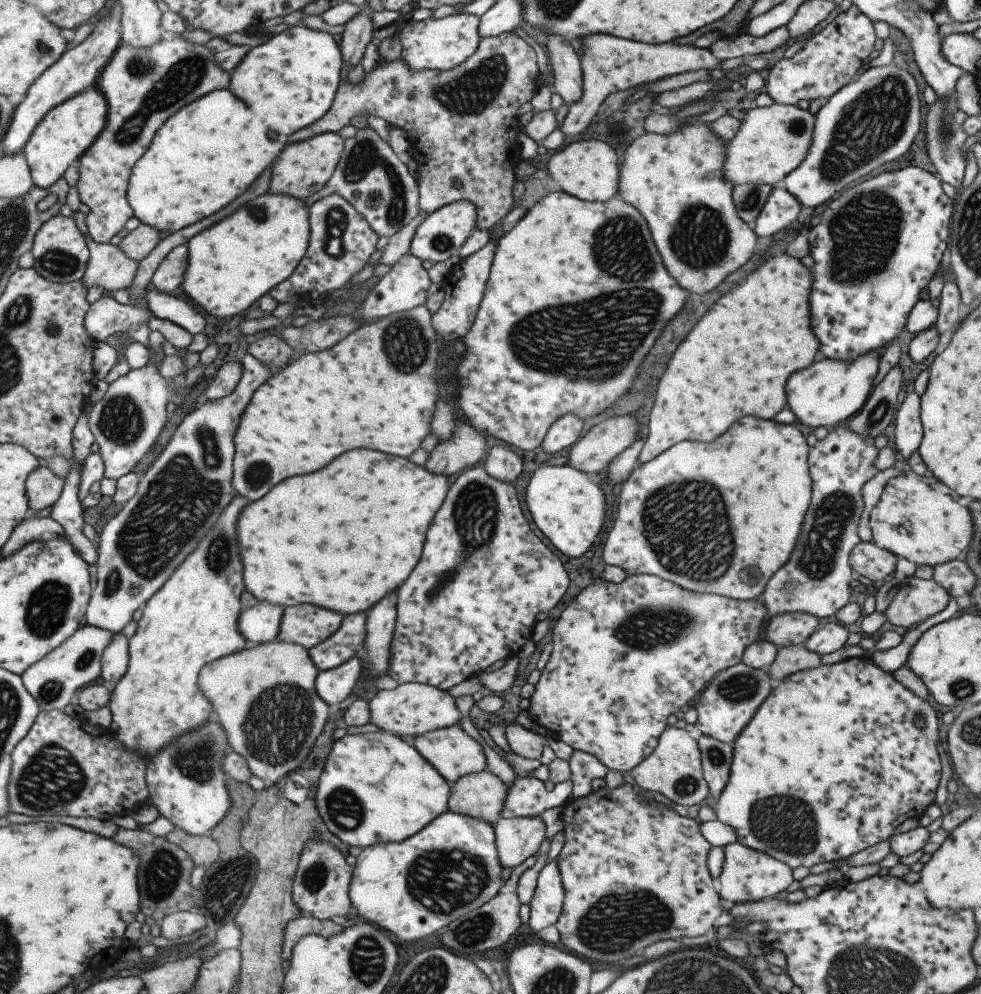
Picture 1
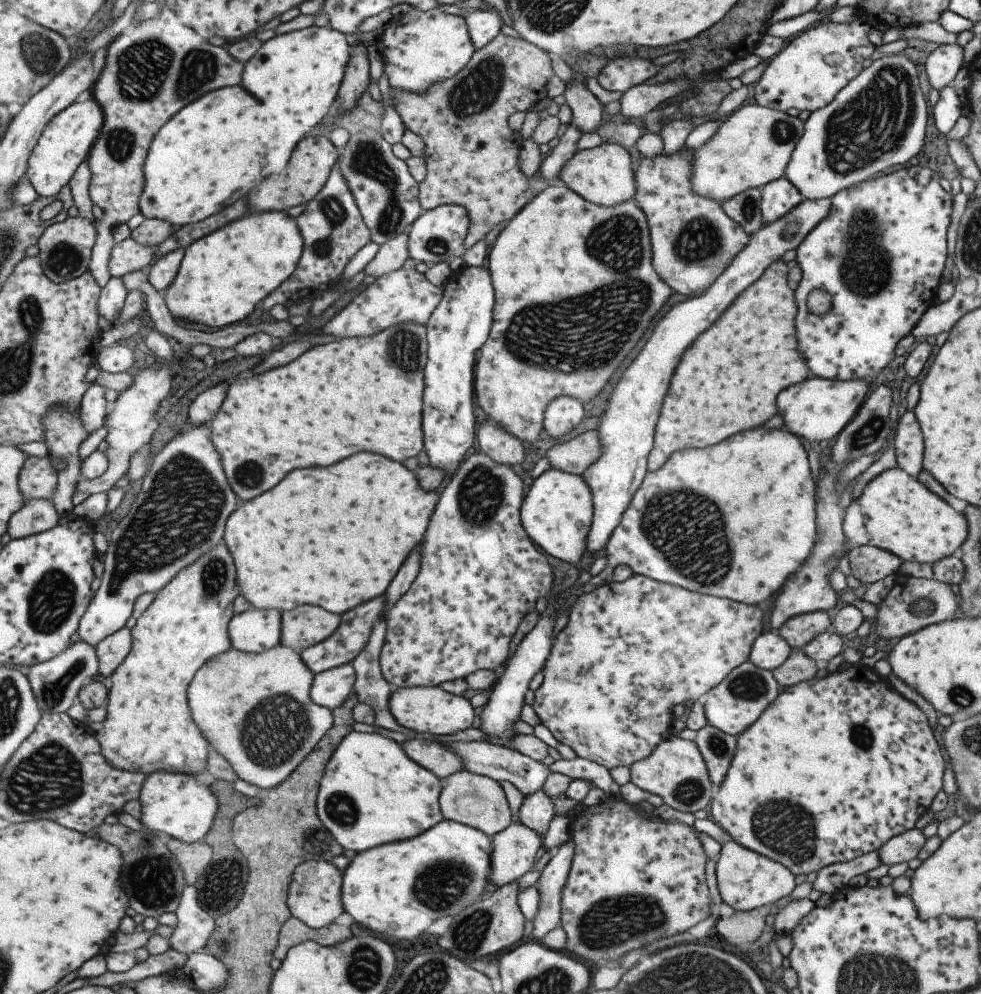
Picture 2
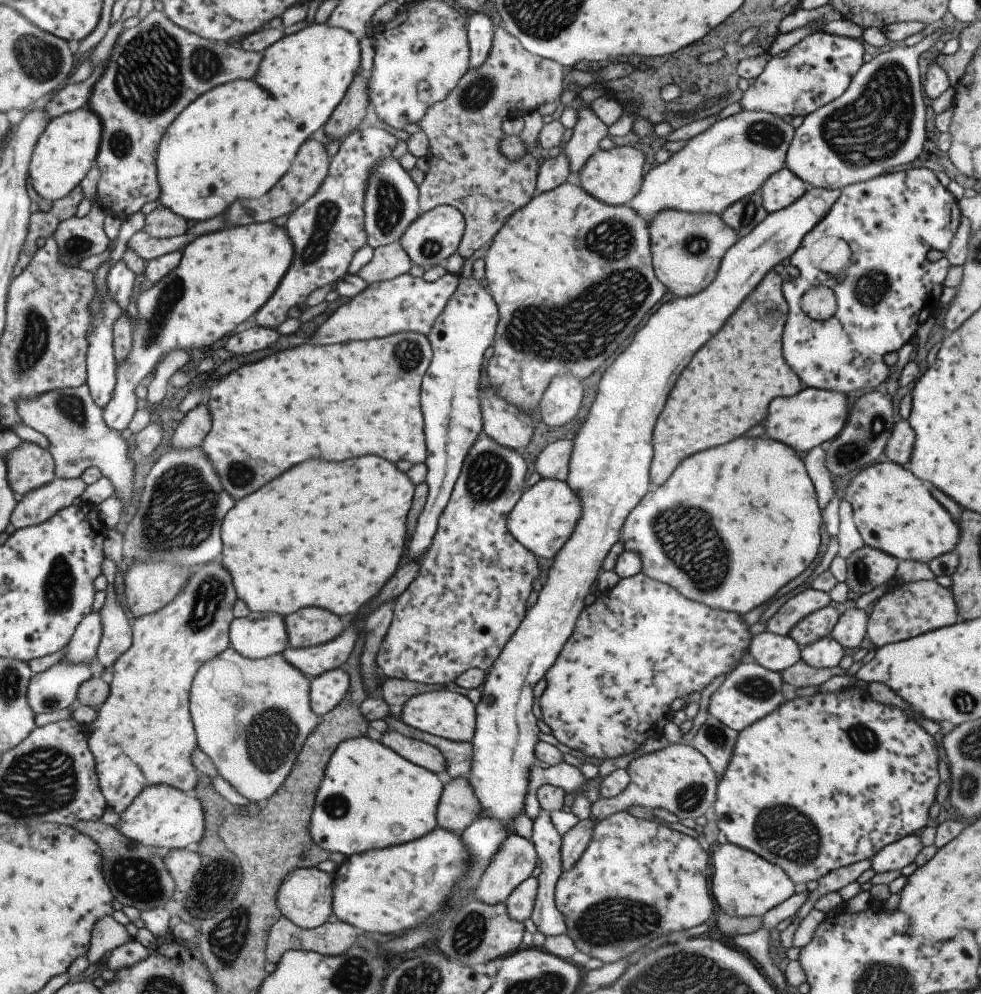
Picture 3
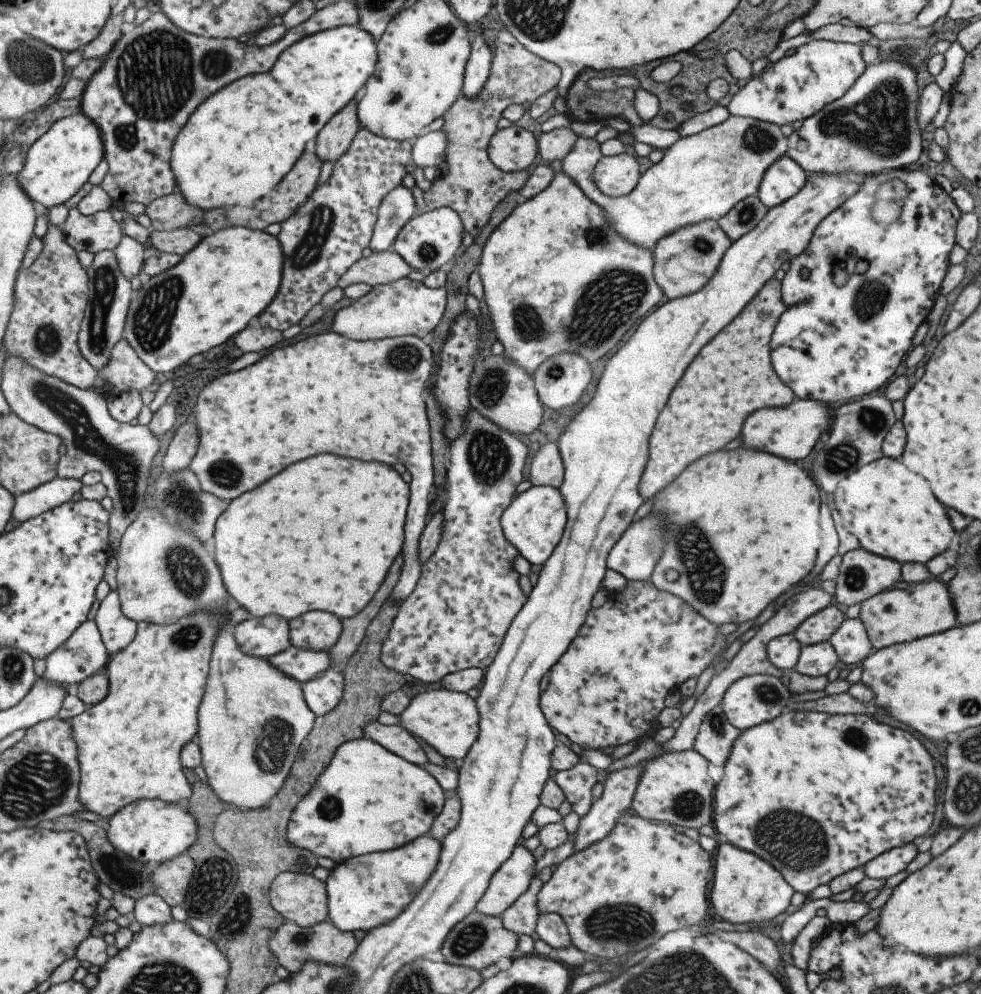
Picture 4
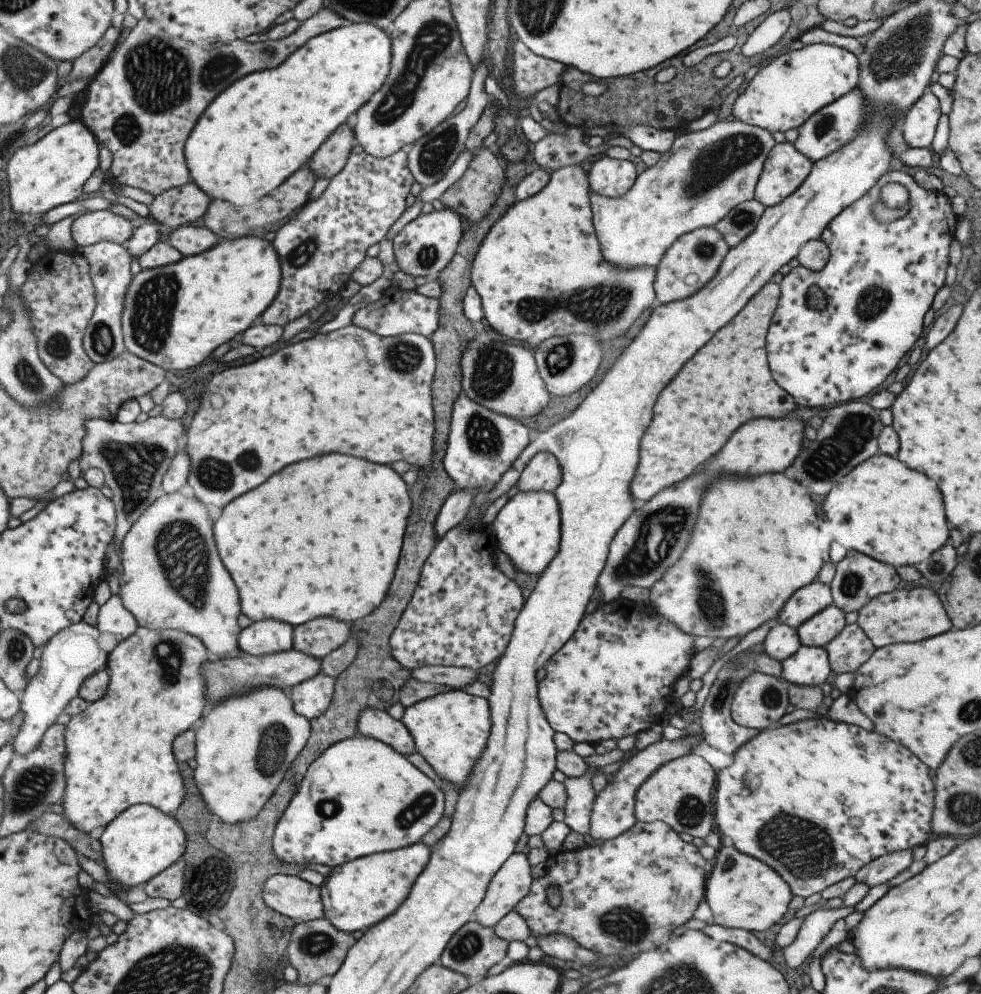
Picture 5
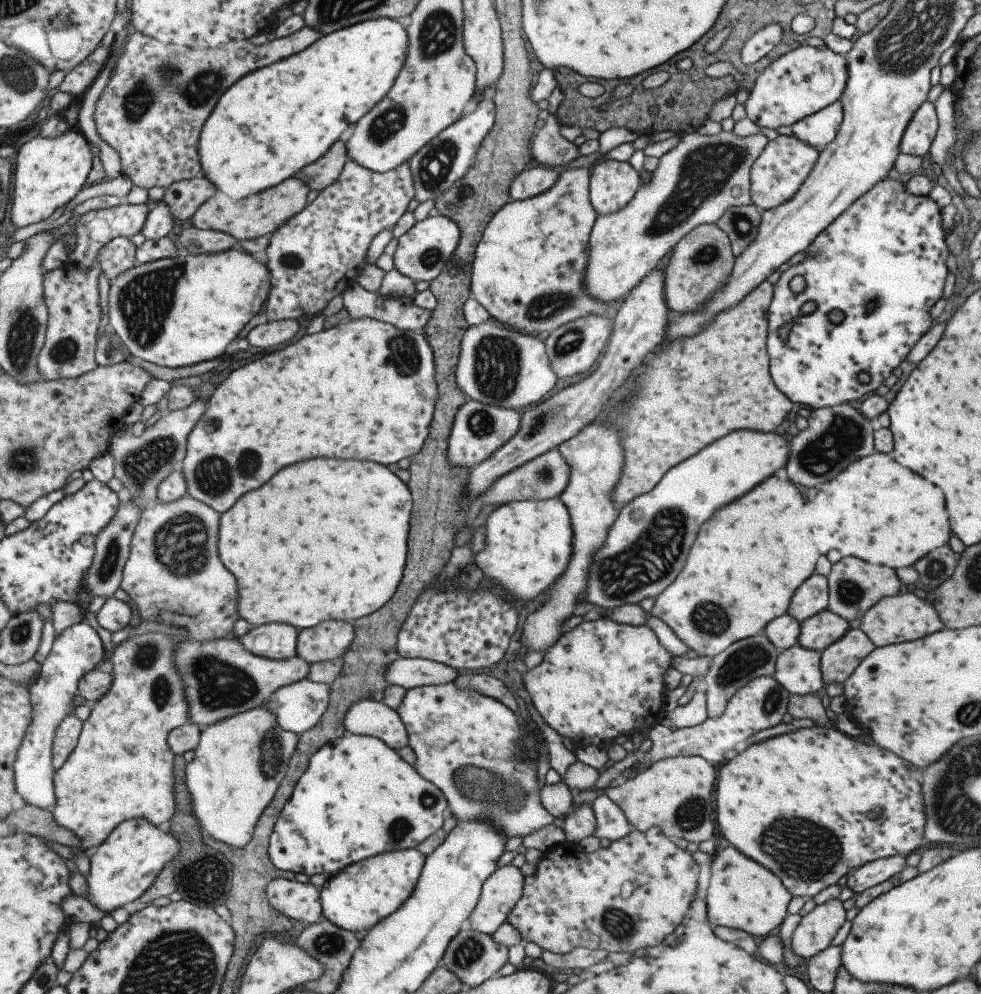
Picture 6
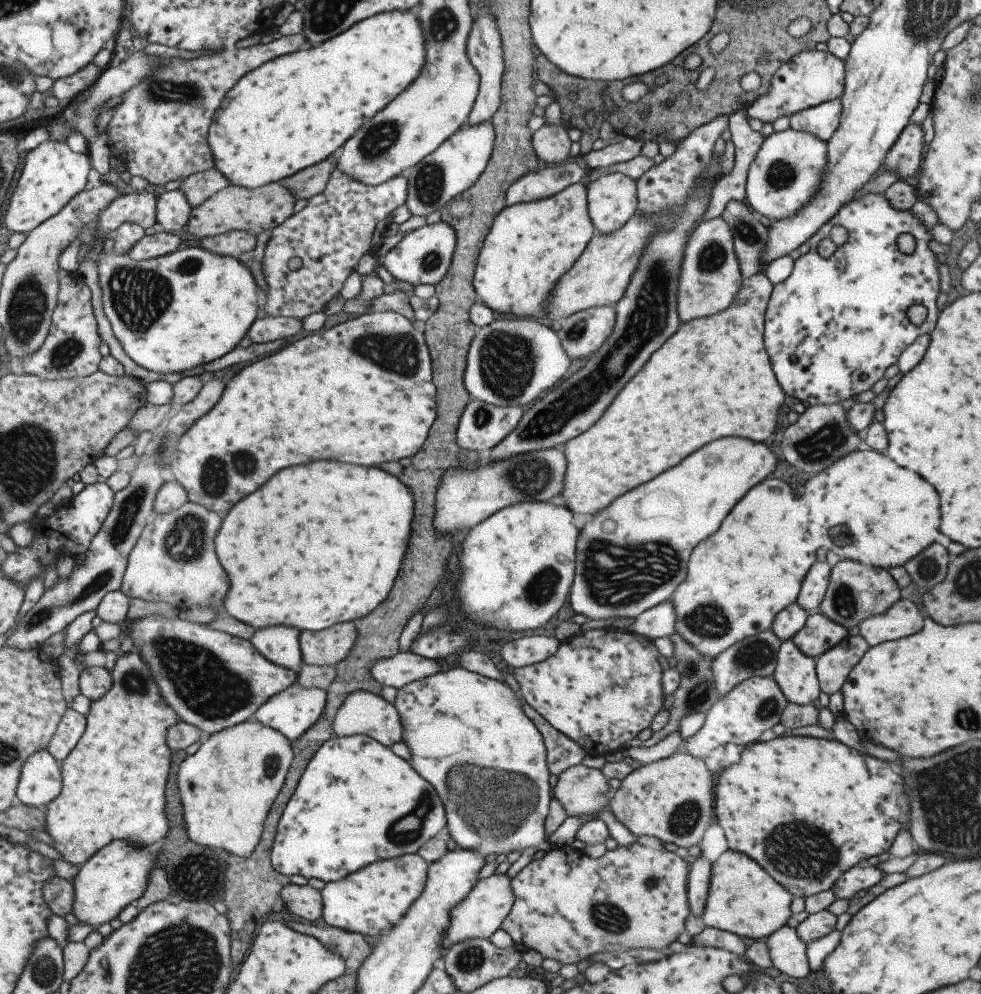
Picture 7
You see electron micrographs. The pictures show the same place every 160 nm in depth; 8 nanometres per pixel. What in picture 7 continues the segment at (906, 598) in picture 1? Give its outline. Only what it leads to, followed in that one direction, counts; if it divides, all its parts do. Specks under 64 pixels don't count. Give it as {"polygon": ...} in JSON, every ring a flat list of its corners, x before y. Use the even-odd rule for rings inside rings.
{"polygon":[[899,599,885,612,869,616,858,624,858,633,869,647,883,641,908,637,921,630,923,616,908,599]]}

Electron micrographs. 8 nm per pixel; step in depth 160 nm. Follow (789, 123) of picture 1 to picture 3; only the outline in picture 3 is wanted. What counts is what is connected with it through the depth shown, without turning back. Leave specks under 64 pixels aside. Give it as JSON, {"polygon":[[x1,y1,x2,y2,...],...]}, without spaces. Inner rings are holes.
{"polygon":[[741,109,690,138,664,163,648,170,640,191,627,206,647,224,663,209,719,215,730,204,759,190,767,178,784,167,794,130,774,114]]}

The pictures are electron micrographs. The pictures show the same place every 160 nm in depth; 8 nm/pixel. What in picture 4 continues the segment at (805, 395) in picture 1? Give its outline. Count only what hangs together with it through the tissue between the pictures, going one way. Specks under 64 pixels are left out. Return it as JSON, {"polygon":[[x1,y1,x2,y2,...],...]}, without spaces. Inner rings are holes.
{"polygon":[[808,398,793,399,789,404,782,407,761,408,755,410,755,414,747,416,747,422,743,422,741,438,747,448,762,450,793,462,805,458,813,444,819,440,823,432,829,428,829,411,827,405]]}

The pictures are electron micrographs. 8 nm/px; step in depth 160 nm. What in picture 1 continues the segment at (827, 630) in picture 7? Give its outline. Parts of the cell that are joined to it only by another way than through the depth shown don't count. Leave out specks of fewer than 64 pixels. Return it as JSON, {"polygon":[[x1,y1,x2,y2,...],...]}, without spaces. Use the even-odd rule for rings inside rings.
{"polygon":[[783,613,771,616,765,638,777,648,802,645,822,620,807,613]]}

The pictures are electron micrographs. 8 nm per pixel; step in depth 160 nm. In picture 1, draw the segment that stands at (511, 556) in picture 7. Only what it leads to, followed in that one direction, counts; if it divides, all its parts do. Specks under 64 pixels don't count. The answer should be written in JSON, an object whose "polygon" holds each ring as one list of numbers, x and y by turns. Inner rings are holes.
{"polygon":[[541,465,527,482,525,500,533,524,561,554,581,556,597,536,605,516,605,496,598,479,569,465]]}

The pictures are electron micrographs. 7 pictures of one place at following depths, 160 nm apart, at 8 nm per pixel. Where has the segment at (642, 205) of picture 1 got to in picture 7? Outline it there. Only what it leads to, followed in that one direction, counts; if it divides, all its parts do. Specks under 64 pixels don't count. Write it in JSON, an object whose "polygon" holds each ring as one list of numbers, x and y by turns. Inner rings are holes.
{"polygon":[[720,216,699,222,687,237,683,252,677,275,677,318,684,323,725,310,731,304,743,280,728,223]]}

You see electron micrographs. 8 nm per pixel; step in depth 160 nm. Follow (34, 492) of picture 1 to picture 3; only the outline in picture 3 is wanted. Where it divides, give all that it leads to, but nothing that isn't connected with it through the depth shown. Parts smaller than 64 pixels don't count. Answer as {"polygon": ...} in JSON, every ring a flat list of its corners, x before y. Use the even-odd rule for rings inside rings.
{"polygon":[[24,442,5,458,11,486,19,497,53,482,57,477,54,455,41,446]]}

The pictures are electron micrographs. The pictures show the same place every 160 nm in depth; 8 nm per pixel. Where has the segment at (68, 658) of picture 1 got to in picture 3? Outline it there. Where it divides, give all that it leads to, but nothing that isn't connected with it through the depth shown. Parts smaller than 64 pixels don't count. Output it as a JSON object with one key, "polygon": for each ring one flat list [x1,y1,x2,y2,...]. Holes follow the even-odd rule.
{"polygon":[[60,660,31,678,28,694,30,705,37,714,65,710,78,699,81,685,92,678,93,670,88,662]]}

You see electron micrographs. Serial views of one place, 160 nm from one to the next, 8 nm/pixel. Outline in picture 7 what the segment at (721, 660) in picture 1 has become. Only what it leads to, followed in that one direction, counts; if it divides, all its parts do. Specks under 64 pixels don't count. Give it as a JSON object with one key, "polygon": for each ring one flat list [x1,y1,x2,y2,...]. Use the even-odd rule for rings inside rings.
{"polygon":[[587,630,587,632,580,631,577,636,569,638,569,642,561,642,559,648,557,648,557,652,554,652,549,658,529,666,514,669,513,675,517,684,519,684,519,696,521,696,541,718,544,718,557,732,564,734,567,738,575,742,575,744,578,744,584,750,585,754,605,756,610,752,617,751,617,748,621,750,623,742,633,740,638,732,641,732,643,728,647,728,649,724,651,724,651,719,659,712,659,709,661,709,663,698,661,684,662,670,659,667,659,663,657,663,658,655,657,649,653,646,652,641,627,630]]}

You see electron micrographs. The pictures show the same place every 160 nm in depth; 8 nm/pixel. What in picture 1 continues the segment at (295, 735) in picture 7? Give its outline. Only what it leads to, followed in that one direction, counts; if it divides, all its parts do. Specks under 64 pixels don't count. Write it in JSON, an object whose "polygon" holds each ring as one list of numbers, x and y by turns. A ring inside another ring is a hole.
{"polygon":[[354,656,339,668,319,673,318,693,335,709,355,692,363,672,363,656]]}

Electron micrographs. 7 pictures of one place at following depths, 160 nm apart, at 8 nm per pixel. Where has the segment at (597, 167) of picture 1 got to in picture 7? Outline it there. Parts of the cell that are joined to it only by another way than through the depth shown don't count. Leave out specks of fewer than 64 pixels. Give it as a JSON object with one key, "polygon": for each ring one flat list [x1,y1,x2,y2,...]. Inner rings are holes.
{"polygon":[[602,172,586,186,586,203,596,234,617,230,636,211,636,181,619,172]]}

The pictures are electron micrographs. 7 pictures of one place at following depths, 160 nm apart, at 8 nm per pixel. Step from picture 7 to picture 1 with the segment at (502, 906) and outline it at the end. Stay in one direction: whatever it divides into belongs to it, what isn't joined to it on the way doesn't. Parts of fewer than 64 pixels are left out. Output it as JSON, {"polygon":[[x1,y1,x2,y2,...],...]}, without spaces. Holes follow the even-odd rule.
{"polygon":[[540,815,499,818,493,827,496,851,502,867,513,868,527,857,536,855,545,836,545,825]]}

